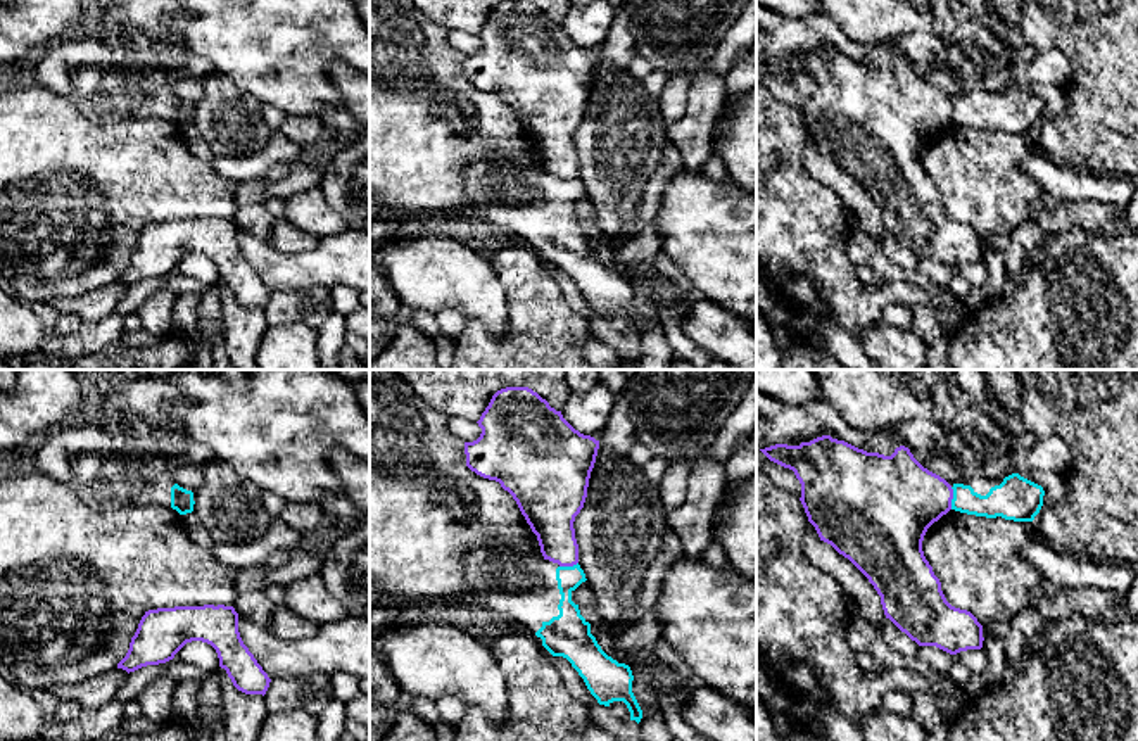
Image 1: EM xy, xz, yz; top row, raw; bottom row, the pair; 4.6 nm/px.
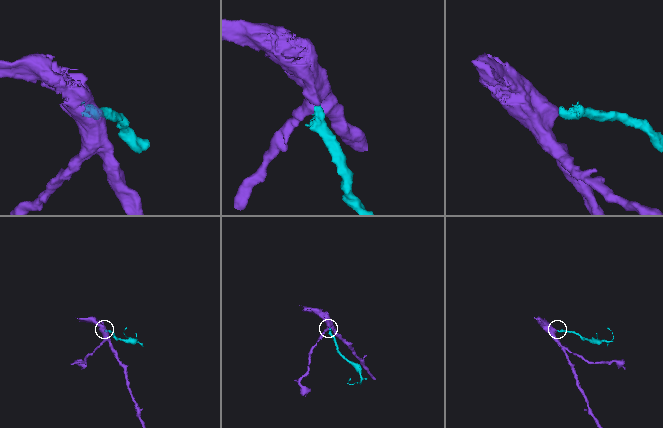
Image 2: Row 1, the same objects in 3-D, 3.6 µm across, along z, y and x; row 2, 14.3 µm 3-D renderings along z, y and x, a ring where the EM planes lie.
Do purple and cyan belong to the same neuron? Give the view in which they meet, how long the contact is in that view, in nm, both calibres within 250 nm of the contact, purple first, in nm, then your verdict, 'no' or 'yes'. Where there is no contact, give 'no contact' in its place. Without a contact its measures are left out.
yz | 100 nm | 380/160 nm | no

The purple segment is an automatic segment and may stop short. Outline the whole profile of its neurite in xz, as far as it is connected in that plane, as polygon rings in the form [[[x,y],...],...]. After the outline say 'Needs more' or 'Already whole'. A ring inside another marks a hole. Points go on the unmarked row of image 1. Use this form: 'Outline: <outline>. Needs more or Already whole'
Outline: [[[528,0],[497,3],[480,33],[482,47],[465,55],[466,79],[477,88],[496,93],[516,114],[537,149],[544,173],[560,180],[578,176],[573,135],[584,121],[599,54],[575,43],[561,28]]]. Already whole

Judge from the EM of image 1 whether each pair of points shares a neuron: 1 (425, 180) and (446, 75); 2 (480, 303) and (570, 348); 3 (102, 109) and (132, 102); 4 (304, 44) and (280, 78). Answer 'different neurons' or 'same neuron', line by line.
1: same neuron
2: different neurons
3: same neuron
4: same neuron

